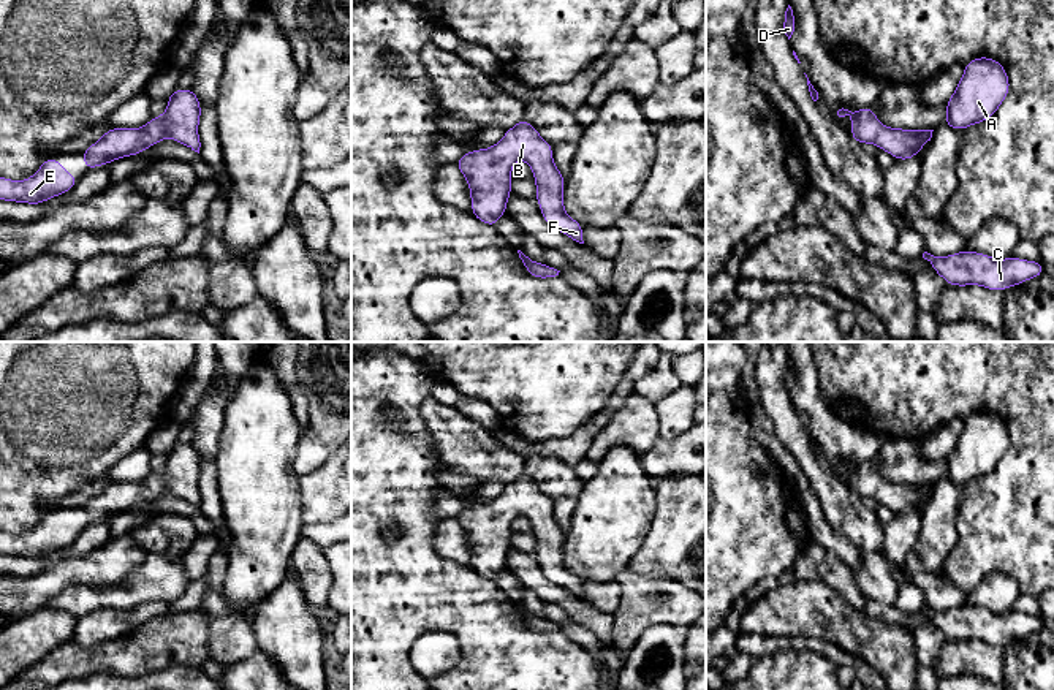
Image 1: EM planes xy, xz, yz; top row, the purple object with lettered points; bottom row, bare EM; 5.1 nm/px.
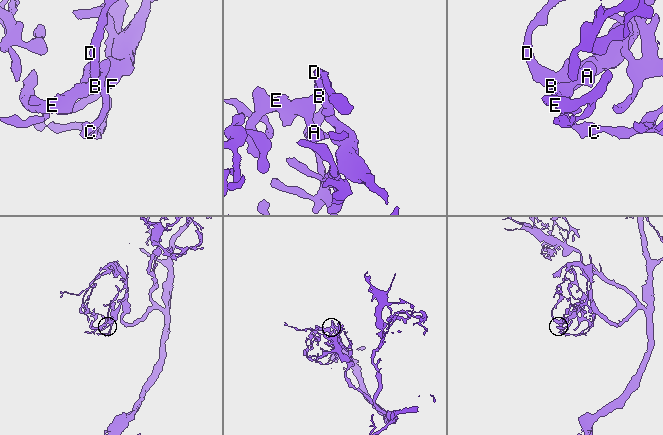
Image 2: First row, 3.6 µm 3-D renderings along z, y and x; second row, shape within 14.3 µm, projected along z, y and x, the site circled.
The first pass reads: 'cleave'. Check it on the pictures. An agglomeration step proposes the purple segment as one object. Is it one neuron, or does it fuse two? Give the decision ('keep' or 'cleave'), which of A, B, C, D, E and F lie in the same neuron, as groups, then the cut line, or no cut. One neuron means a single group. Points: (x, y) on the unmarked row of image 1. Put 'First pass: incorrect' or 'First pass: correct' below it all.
keep | A B C D E F | no cut
First pass: incorrect

